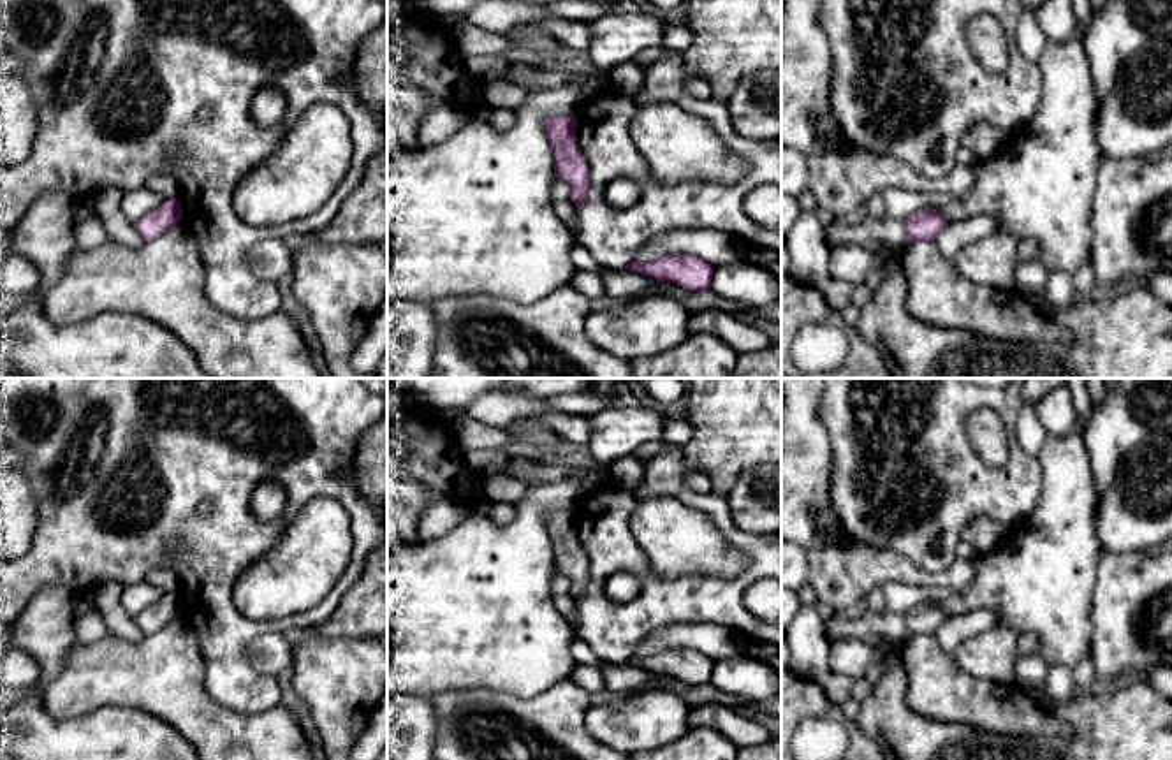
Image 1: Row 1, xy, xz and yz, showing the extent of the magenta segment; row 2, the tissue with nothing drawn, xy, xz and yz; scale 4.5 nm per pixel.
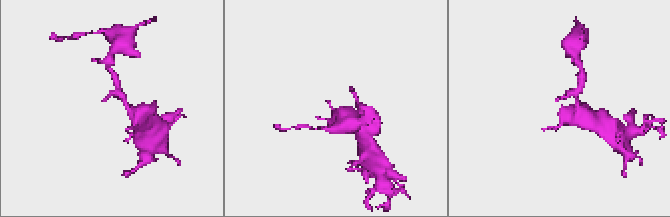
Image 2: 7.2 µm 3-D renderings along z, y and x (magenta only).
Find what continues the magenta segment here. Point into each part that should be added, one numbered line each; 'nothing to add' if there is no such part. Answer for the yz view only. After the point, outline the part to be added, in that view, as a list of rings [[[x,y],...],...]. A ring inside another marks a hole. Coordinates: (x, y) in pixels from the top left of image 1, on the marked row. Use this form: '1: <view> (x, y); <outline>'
1: yz (870, 233); [[[866,215],[857,225],[850,225],[843,220],[832,222],[825,227],[825,239],[831,248],[853,243],[869,252],[880,246],[896,250],[908,243],[908,227],[903,220],[890,216],[875,220]]]

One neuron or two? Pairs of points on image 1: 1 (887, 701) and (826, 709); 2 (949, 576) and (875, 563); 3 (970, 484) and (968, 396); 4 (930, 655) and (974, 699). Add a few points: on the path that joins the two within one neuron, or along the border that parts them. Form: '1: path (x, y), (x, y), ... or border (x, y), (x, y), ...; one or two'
1: border (854, 720), (875, 741); two
2: path (931, 577), (917, 577), (893, 567); one
3: path (952, 463), (952, 417); one
4: path (940, 665), (963, 688); one

